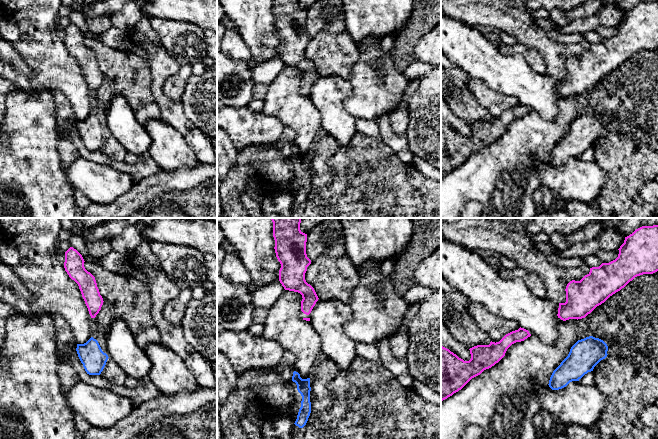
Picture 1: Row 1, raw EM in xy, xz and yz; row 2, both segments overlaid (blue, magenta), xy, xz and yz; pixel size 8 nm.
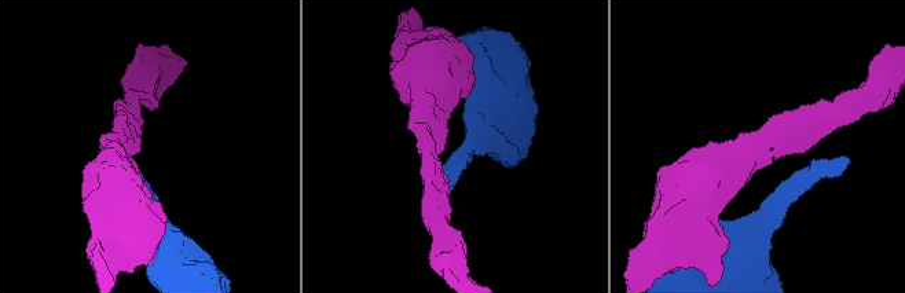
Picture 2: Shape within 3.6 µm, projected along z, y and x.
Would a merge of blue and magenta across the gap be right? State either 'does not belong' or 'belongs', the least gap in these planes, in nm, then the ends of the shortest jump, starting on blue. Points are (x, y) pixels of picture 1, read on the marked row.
does not belong | 160 nm | yz (589, 336), (584, 317)

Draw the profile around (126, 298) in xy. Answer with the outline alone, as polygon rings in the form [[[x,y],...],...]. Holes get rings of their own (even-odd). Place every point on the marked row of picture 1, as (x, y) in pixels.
[[[89,261],[84,262],[84,267],[95,277],[97,287],[104,301],[101,310],[94,318],[98,324],[97,331],[104,338],[109,332],[111,323],[116,319],[124,320],[134,336],[154,326],[151,293],[147,285],[138,281],[131,274],[113,273]]]

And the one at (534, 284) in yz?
[[[517,266],[513,269],[502,267],[498,274],[504,280],[514,280],[518,278],[524,282],[527,289],[534,296],[541,299],[547,298],[544,282],[535,273]]]

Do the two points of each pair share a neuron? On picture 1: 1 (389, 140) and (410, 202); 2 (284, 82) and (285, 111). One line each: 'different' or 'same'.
1: different
2: same

